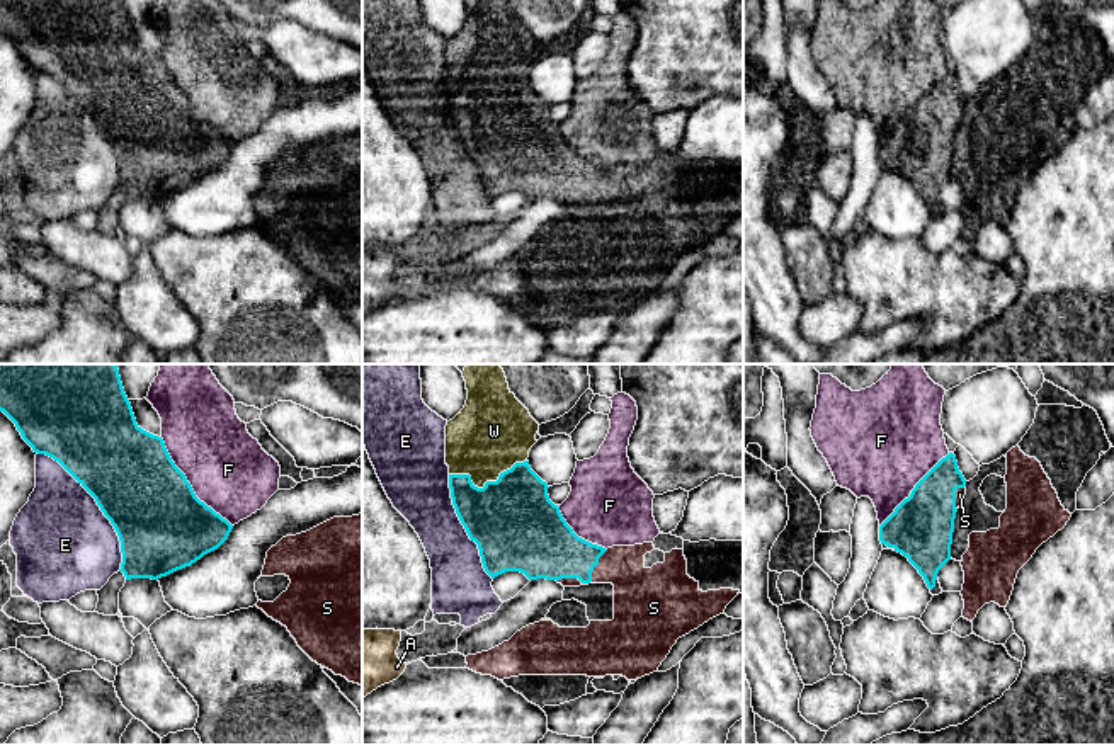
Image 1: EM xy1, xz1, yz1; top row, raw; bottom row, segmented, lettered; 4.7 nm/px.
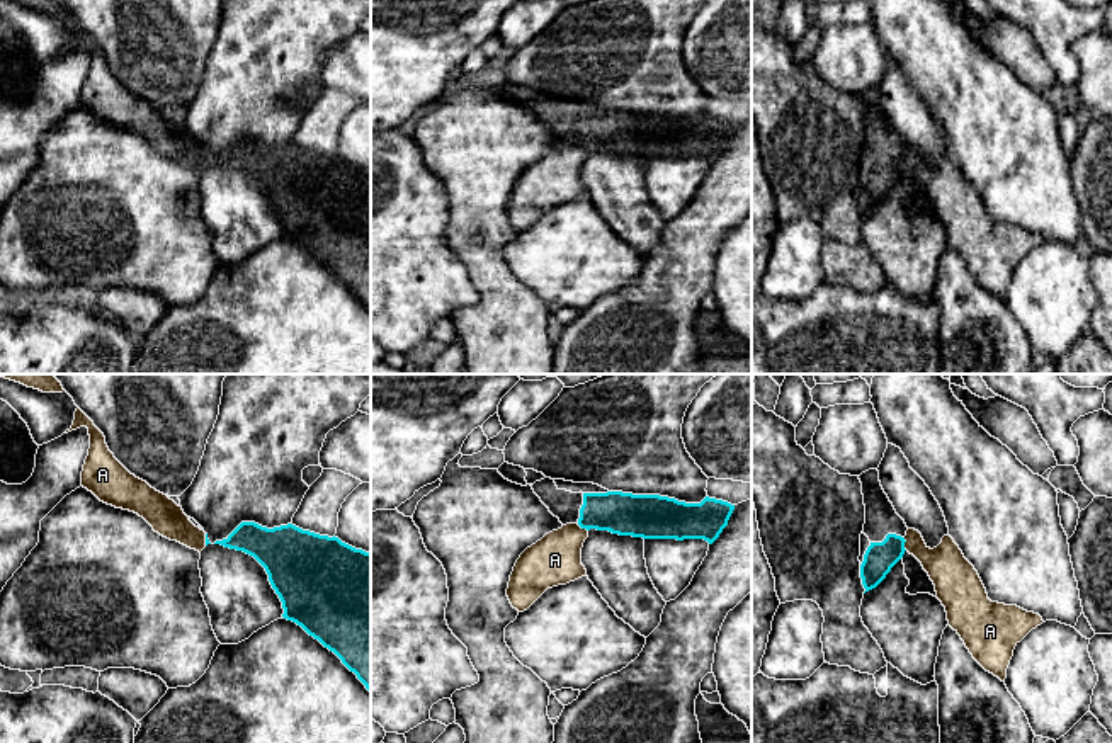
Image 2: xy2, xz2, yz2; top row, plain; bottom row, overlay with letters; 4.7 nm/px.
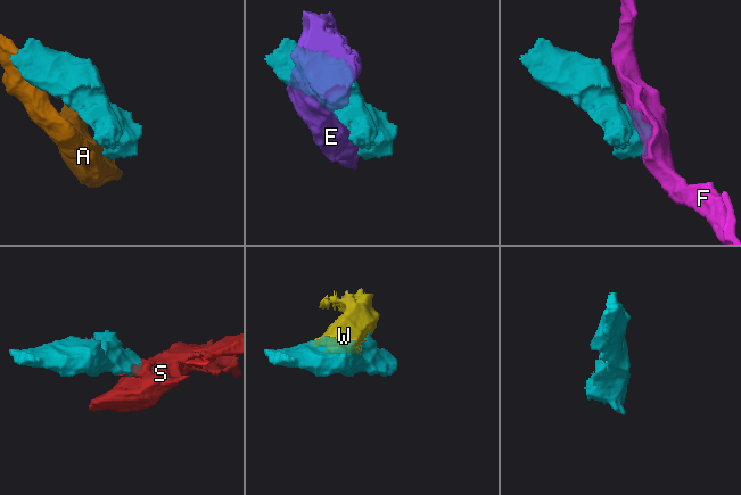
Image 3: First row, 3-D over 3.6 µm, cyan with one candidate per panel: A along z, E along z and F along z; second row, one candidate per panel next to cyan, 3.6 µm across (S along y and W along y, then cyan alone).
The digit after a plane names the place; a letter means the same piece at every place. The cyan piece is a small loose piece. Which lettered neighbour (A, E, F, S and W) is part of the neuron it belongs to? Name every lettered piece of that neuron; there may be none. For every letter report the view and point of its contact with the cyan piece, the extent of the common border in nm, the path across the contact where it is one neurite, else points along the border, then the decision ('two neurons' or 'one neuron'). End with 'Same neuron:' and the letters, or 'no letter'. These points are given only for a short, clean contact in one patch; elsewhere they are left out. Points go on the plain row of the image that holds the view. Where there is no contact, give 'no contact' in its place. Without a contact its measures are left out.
A: yz2 (903, 164) | 70 nm | along yz2 (903, 157), (907, 169) | two neurons
E: xy1 (99, 125) | 700 nm | two neurons
F: xy1 (189, 104) | 550 nm | two neurons
S: xz1 (589, 201) | 280 nm | one neuron
W: xz1 (485, 102) | 380 nm | one neuron
Same neuron: S, W

